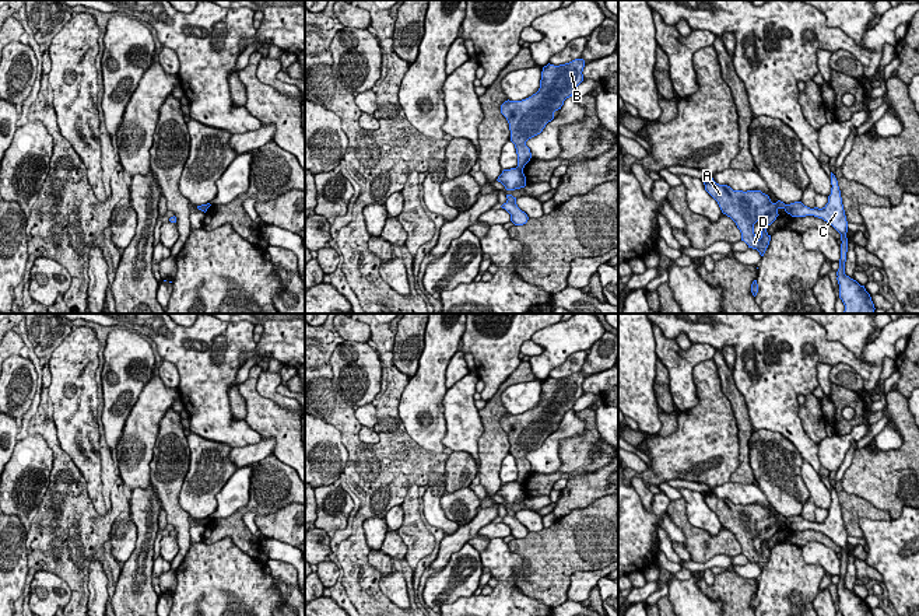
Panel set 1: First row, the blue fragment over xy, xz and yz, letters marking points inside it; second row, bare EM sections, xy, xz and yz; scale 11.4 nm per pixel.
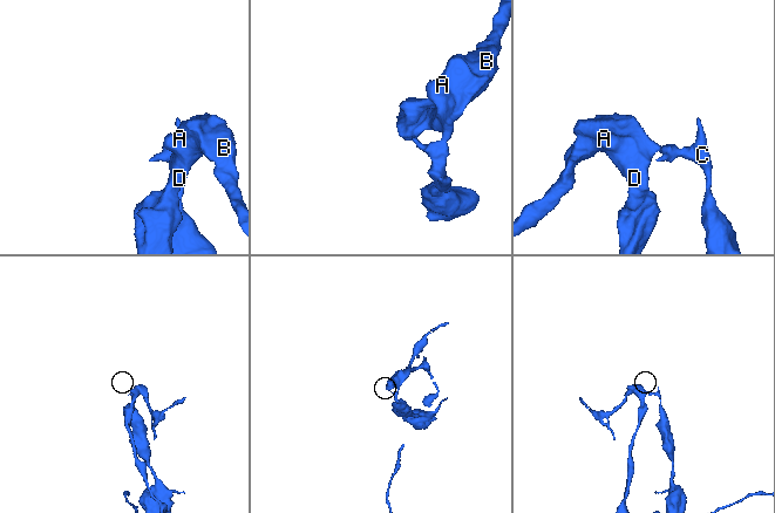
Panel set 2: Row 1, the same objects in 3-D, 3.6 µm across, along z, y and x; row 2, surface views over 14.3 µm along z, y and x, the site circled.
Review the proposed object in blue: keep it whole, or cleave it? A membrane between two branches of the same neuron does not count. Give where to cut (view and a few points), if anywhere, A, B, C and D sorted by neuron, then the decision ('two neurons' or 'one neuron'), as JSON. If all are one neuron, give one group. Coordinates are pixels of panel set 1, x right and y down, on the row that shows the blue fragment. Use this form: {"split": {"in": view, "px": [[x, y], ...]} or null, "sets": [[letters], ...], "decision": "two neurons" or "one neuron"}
{"split": {"in": "xz", "px": [[516, 167], [522, 170]]}, "sets": [["A", "B", "D"], ["C"]], "decision": "two neurons"}

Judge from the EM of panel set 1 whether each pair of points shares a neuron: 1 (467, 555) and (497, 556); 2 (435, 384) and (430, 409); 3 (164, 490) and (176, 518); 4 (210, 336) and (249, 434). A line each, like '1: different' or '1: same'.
1: different
2: same
3: same
4: same

